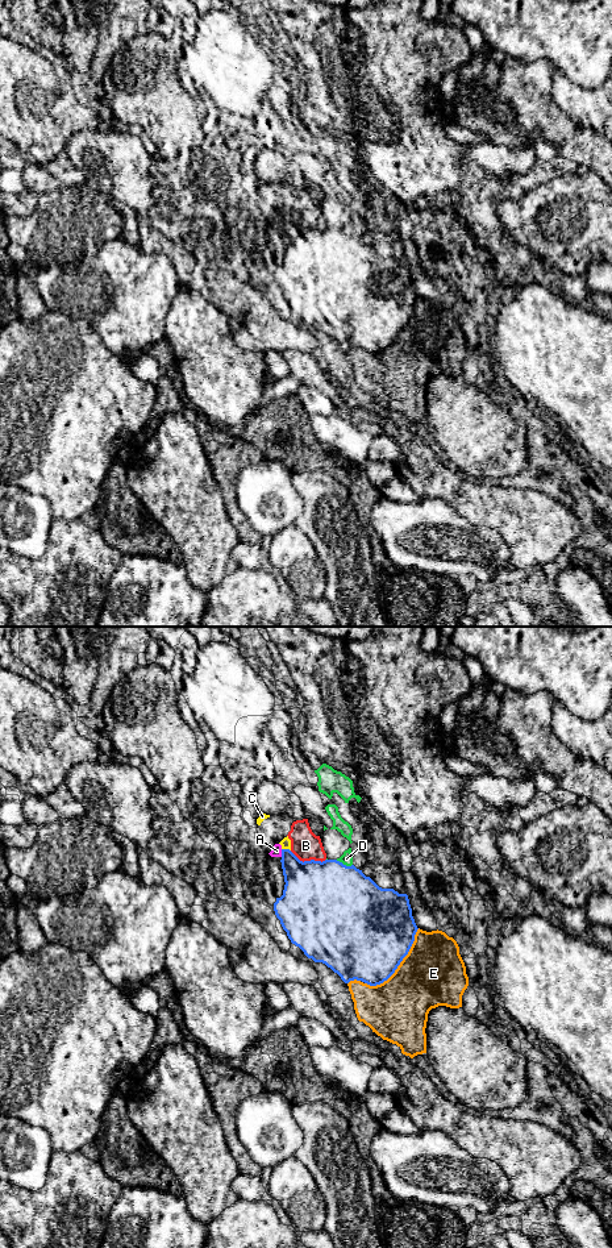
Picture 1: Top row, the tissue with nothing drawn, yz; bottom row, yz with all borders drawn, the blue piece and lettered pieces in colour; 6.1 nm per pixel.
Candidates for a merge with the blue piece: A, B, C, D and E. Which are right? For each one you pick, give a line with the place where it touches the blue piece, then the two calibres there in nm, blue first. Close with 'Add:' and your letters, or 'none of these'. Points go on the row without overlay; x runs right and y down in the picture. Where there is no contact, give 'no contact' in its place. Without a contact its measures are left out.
Add: none of these

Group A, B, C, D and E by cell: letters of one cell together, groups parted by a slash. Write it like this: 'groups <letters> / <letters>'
groups A B C / D / E

